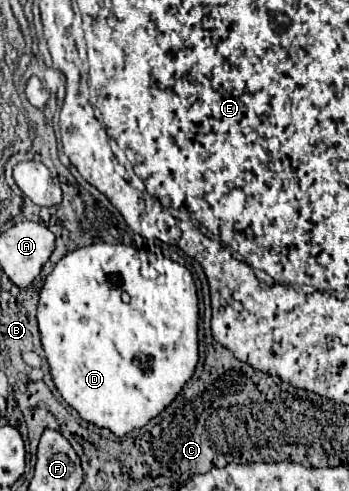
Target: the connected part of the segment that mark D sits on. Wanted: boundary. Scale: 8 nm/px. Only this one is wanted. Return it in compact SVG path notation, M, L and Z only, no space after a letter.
M132 242L131 245L111 245L111 243L93 243L75 251L65 253L61 261L53 267L53 271L45 277L45 283L39 293L39 307L37 307L37 323L39 323L39 333L41 333L41 343L51 367L53 381L61 393L61 397L75 409L79 415L103 429L109 429L117 437L129 435L133 429L143 427L149 419L157 417L181 391L185 381L193 375L195 365L199 361L197 353L197 331L199 331L199 307L197 307L197 289L193 283L193 277L189 269L181 267L179 263L167 257L162 257L158 261L154 253L146 248L147 253L138 251Z

